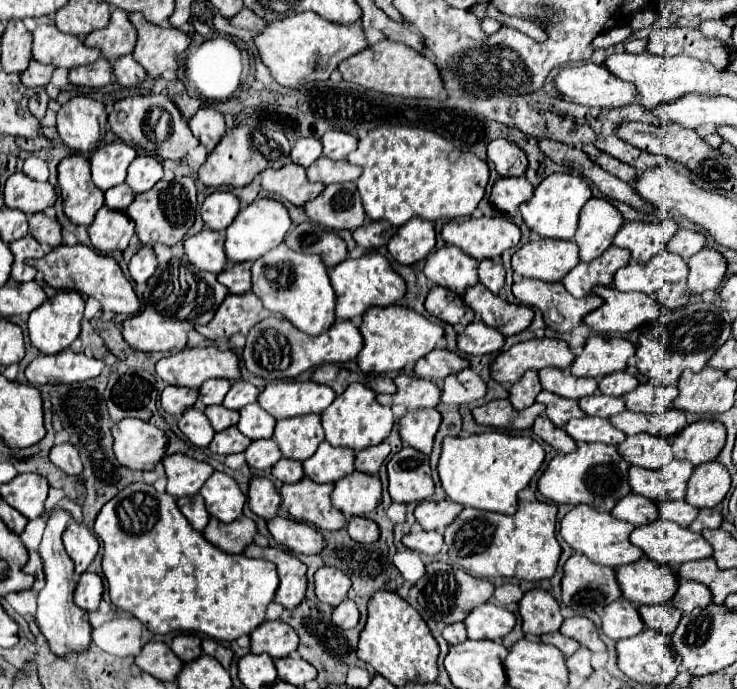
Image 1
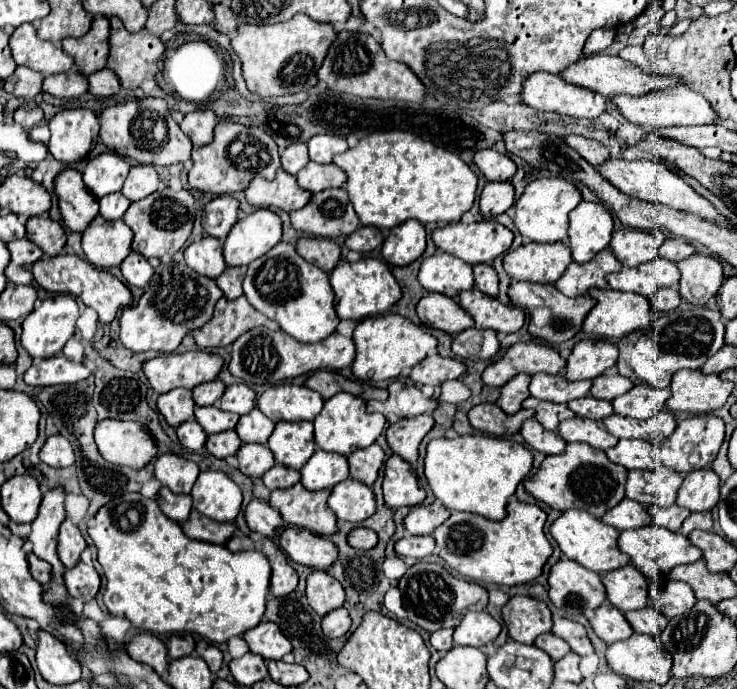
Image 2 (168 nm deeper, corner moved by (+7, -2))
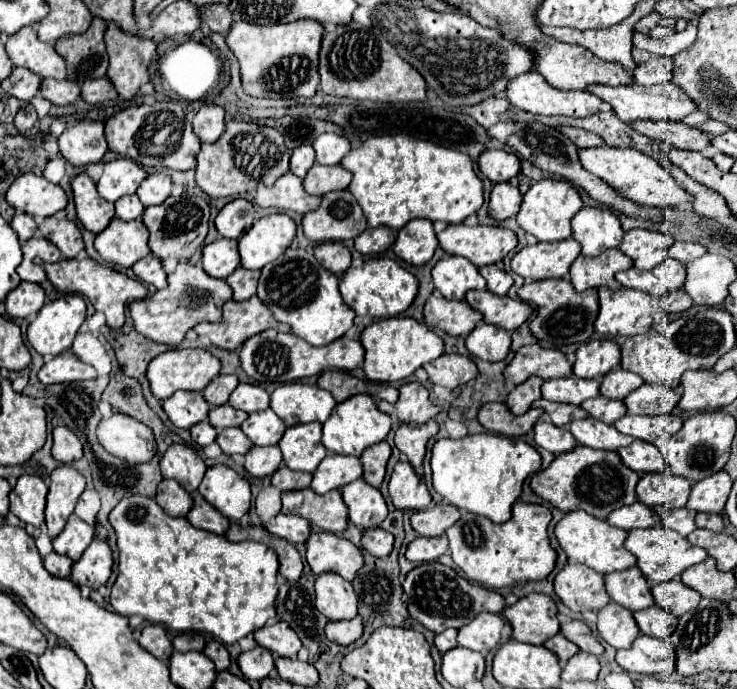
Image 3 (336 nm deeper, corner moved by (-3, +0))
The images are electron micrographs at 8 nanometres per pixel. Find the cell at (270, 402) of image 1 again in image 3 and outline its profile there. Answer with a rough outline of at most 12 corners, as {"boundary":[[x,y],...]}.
{"boundary":[[302,382],[282,384],[270,408],[286,426],[324,422],[336,400]]}

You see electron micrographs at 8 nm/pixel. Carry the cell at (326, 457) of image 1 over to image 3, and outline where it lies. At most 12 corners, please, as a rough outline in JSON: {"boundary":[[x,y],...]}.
{"boundary":[[328,454],[312,490],[326,494],[362,476],[356,456]]}

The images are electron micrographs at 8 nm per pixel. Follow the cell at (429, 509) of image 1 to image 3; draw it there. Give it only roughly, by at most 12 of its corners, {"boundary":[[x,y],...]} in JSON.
{"boundary":[[436,504],[414,512],[420,536],[442,536],[458,518],[456,506]]}

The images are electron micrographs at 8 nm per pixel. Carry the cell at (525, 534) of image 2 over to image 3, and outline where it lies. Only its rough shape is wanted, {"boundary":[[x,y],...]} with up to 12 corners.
{"boundary":[[520,500],[496,524],[462,512],[452,560],[492,588],[556,564],[548,506]]}

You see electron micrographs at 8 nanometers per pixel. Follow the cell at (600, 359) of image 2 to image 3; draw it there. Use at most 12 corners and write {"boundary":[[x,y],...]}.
{"boundary":[[600,338],[576,352],[574,374],[598,378],[620,364],[620,346]]}

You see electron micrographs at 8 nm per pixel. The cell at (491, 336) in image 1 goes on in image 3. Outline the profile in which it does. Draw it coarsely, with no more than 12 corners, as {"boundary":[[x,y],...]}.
{"boundary":[[480,322],[466,348],[488,362],[510,354],[510,332]]}

